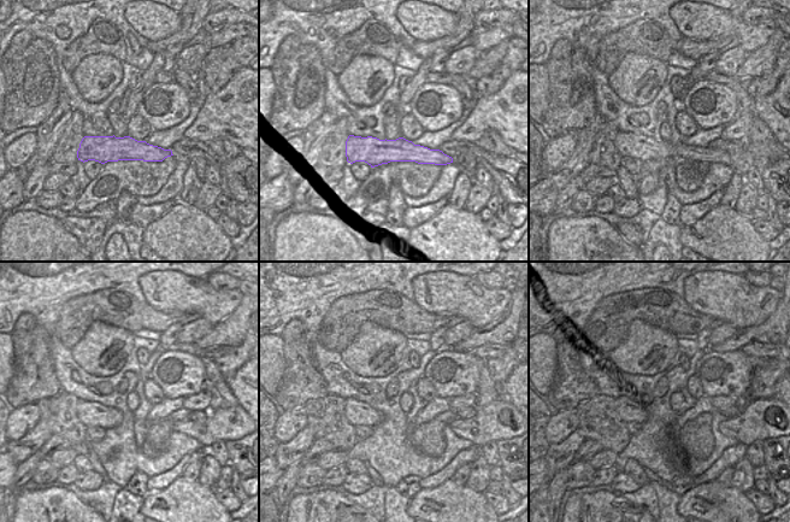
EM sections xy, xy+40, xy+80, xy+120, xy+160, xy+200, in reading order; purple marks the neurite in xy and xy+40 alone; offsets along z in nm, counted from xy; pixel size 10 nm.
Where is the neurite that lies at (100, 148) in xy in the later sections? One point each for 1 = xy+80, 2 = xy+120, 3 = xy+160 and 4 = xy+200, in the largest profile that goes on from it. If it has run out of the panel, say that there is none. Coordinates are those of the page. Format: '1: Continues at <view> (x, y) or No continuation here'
1: Continues at xy+80 (641, 147)
2: Continues at xy+120 (233, 423)
3: Continues at xy+160 (488, 423)
4: Continues at xy+200 (756, 422).

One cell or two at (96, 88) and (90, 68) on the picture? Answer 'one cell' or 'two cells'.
one cell

